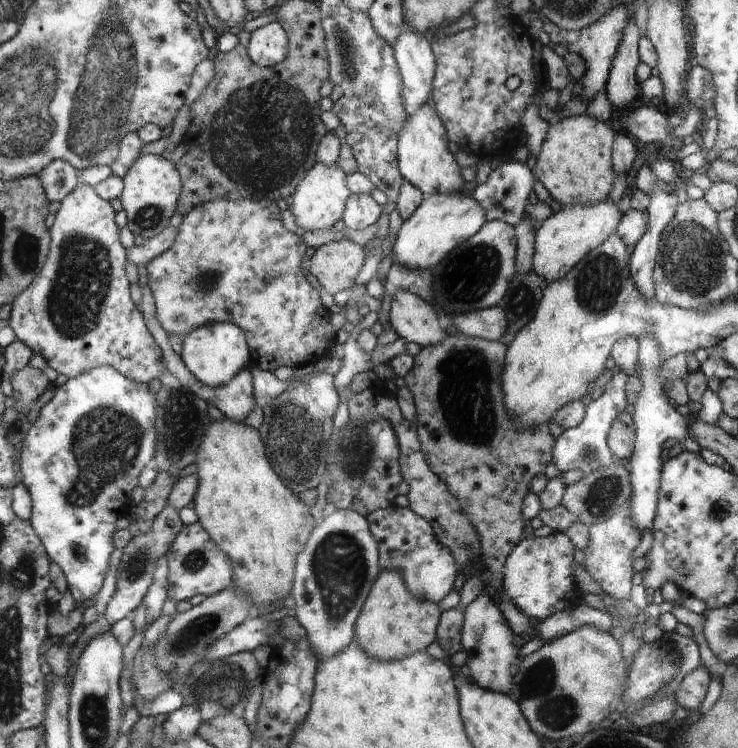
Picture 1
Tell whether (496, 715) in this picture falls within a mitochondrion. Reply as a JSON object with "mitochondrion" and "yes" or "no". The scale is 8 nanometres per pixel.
{"mitochondrion":"no"}

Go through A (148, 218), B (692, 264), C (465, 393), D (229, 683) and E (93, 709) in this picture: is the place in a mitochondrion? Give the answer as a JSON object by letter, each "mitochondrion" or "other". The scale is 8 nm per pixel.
{"A":"mitochondrion","B":"mitochondrion","C":"mitochondrion","D":"mitochondrion","E":"mitochondrion"}

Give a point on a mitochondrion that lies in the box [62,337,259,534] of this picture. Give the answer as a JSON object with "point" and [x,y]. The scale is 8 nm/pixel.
{"point":[178,444]}

